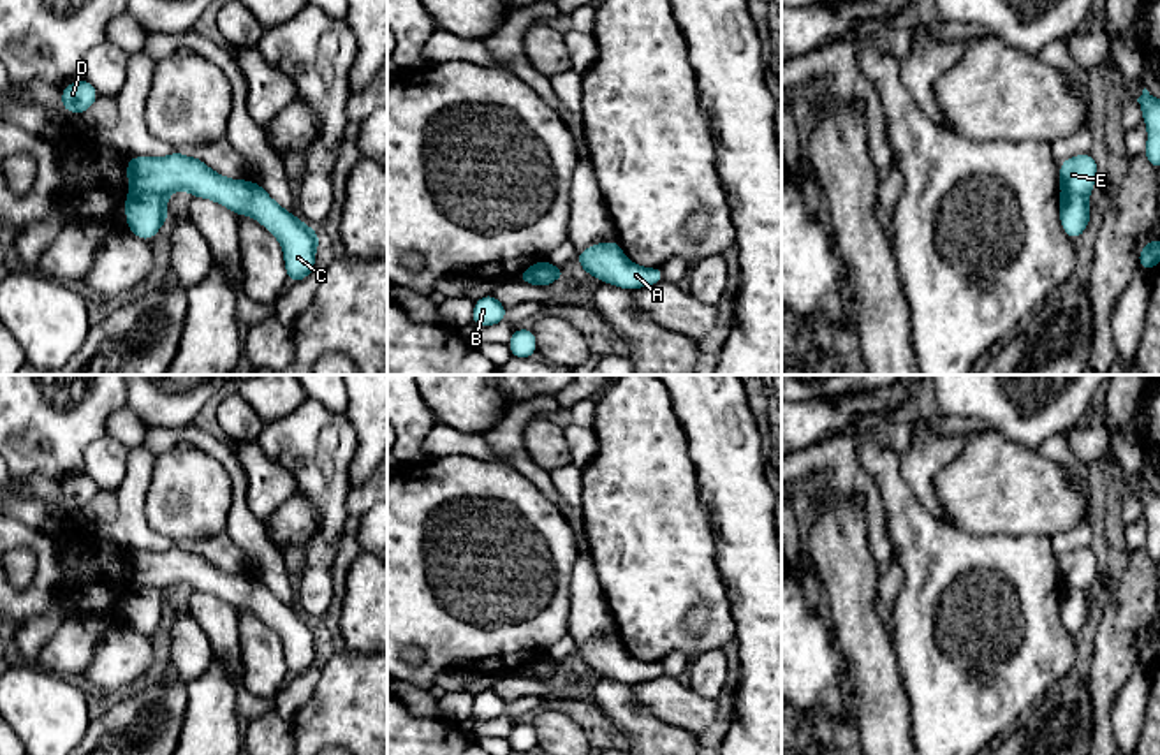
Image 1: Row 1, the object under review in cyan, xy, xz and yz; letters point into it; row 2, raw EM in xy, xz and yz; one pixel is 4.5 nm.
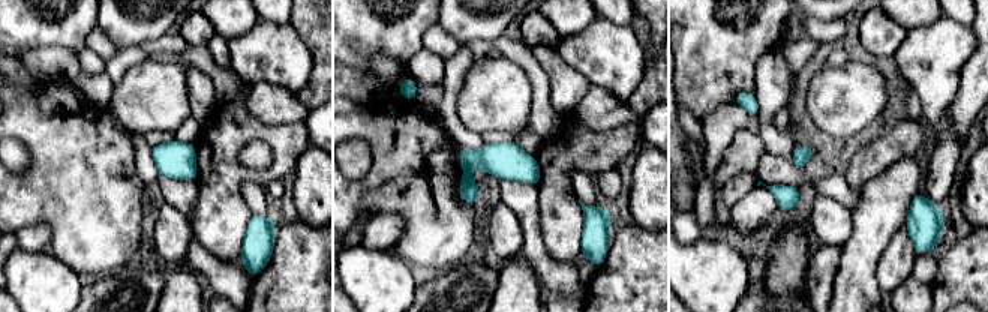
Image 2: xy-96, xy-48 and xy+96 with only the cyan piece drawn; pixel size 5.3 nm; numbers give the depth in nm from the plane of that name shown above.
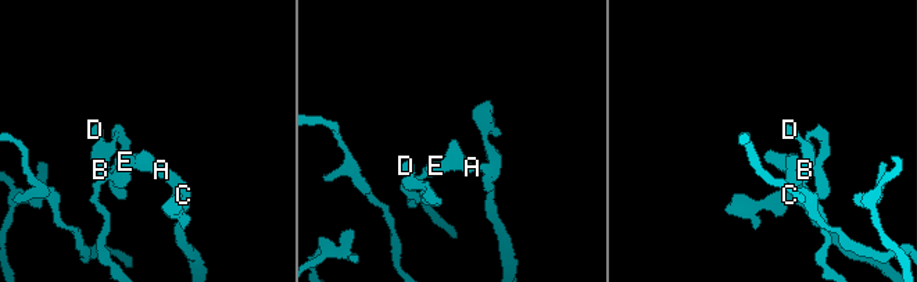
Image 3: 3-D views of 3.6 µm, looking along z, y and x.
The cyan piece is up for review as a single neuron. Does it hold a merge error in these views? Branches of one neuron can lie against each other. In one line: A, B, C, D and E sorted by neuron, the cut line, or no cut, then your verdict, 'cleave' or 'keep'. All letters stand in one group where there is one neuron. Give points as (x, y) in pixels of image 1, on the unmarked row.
groups A C E / B D; cut xy (131, 583), (166, 592); cleave

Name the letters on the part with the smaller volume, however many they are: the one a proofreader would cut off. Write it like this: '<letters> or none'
B, D

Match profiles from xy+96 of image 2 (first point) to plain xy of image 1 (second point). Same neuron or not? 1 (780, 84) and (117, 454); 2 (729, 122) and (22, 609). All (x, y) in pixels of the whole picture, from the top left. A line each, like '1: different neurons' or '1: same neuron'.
1: same neuron
2: different neurons

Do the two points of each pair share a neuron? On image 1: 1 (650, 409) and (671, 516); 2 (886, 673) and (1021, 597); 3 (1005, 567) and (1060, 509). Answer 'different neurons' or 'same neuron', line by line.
1: same neuron
2: different neurons
3: different neurons

